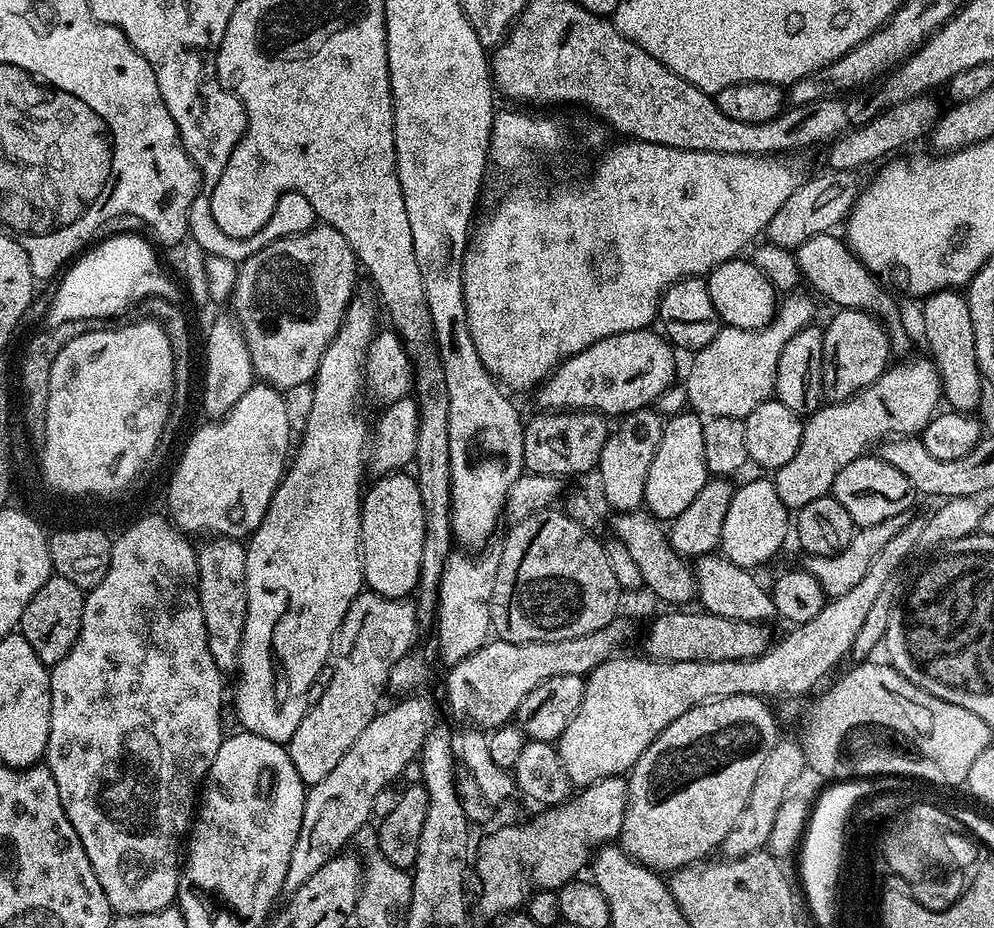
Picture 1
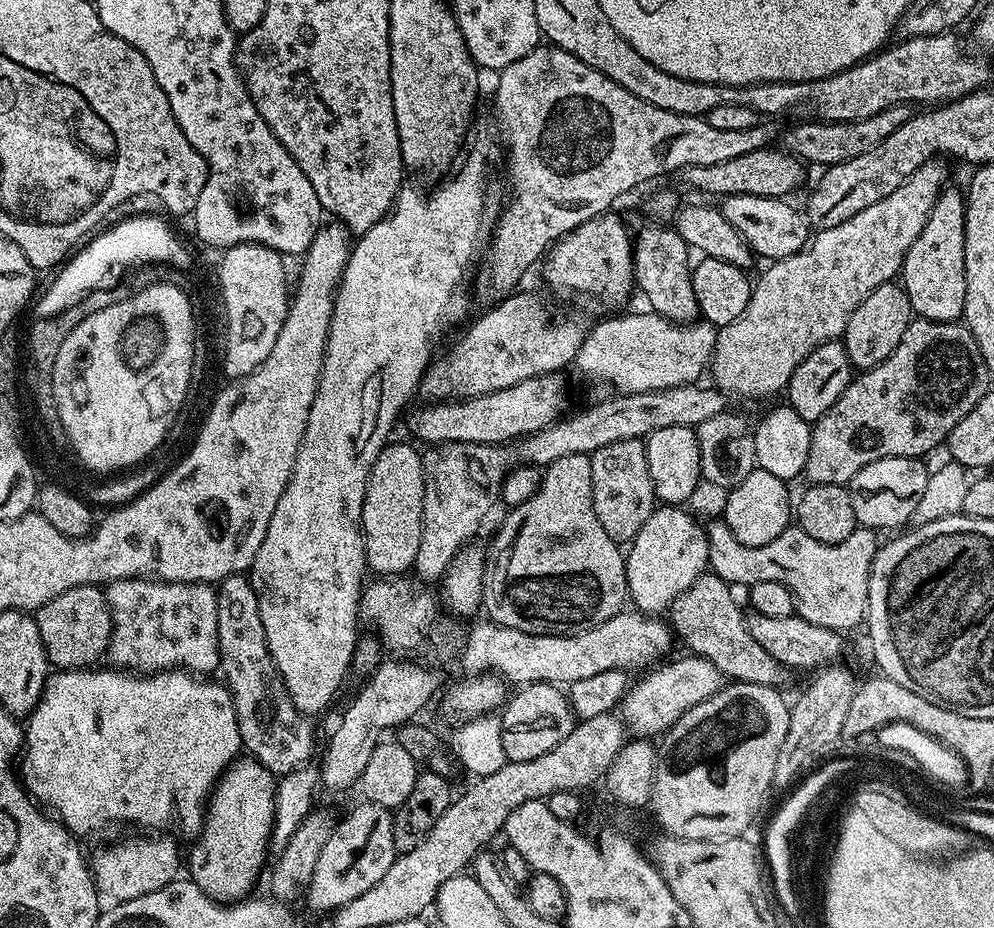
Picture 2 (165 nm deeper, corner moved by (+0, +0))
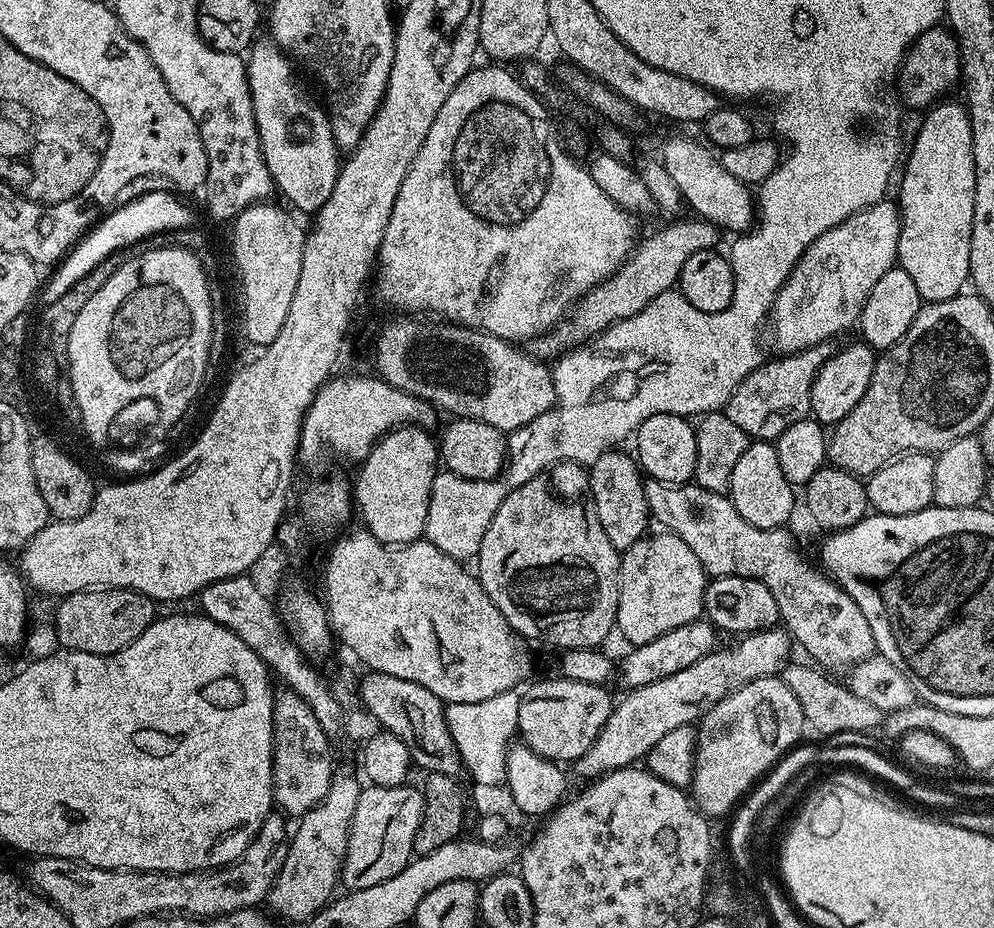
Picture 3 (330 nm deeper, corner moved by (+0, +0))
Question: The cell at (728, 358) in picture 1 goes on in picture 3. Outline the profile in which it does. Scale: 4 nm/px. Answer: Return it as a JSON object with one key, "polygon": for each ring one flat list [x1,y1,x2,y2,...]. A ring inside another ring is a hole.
{"polygon":[[885,198,861,212,856,212,826,234,822,234,804,250,802,258,794,266,772,303,770,328,772,324,772,340,776,343,777,353,802,352,831,341,831,336,846,331,851,324,853,327,859,321,866,306,866,298,870,298,870,290,874,290,878,278,882,278,882,274,886,274,886,270,890,270,897,263,900,209,890,201,891,199]]}

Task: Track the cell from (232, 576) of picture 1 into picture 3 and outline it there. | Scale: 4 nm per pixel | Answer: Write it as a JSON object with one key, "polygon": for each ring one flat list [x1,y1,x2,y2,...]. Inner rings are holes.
{"polygon":[[283,691,275,693,272,706,272,795,281,813,299,818,318,806,330,790,333,745,307,702,294,691]]}

